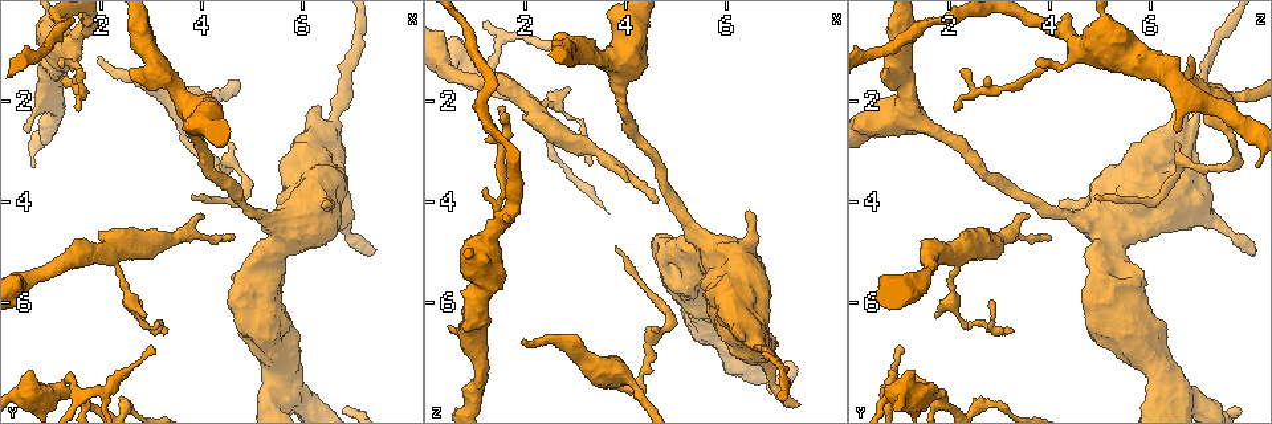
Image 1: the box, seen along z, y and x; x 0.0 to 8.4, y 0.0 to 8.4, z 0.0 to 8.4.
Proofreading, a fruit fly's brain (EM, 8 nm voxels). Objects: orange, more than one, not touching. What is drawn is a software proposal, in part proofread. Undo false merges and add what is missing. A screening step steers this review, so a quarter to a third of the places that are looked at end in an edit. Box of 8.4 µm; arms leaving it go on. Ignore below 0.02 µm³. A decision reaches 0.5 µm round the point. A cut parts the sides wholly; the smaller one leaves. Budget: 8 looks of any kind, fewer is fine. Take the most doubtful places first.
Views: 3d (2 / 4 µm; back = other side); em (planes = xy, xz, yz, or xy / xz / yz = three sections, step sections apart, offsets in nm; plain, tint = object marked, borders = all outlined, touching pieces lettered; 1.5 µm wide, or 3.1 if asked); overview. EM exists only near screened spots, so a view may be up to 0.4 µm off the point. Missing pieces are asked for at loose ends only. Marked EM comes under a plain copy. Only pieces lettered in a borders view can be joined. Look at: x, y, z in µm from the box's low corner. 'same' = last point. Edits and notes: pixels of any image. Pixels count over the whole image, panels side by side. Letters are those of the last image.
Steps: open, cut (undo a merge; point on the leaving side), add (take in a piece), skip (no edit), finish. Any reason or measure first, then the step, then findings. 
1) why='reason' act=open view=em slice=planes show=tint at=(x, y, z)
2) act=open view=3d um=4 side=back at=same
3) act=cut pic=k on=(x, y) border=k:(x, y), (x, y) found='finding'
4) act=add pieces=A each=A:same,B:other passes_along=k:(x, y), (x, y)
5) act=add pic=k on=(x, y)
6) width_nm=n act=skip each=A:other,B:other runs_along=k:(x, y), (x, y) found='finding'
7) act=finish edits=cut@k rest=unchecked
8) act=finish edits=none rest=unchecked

why='thin end' act=open view=3d um=4 at=(3.30, 6.55, 3.30)

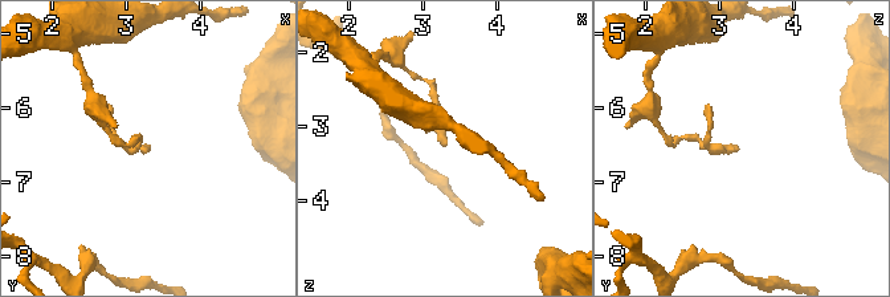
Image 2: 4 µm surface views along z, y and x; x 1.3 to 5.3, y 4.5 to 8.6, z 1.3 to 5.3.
act=open view=em slice=yz step=8 show=tint at=(3.25, 6.60, 3.30)

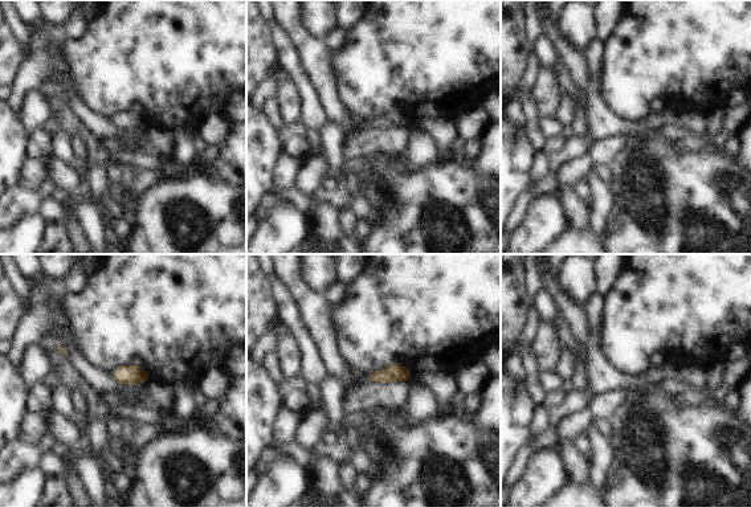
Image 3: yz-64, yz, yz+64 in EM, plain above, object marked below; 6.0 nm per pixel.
why='another direction' act=open view=em slice=planes show=borders at=same

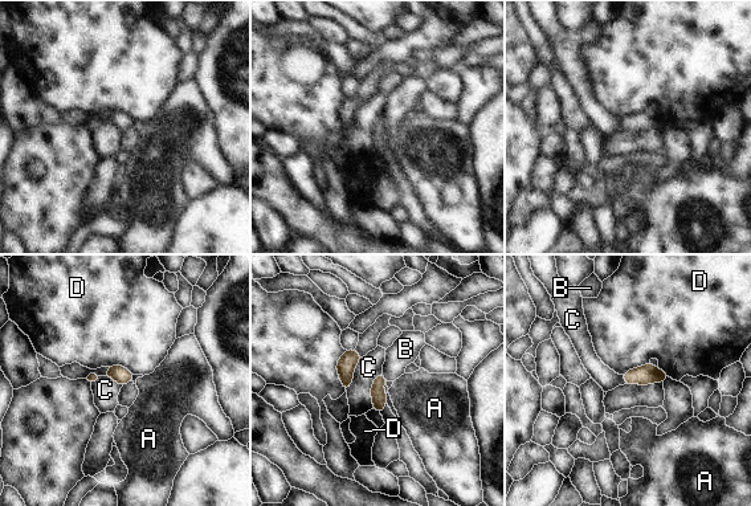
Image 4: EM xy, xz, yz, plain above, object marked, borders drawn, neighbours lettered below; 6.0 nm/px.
act=skip each=A:other,B:other,C:other,D:other border=4:(649, 362), (629, 368), (623, 375) found='none of them fits'

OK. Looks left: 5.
why='small branch off a trunk' act=open view=em slice=yz step=8 show=tint at=(2.20, 5.15, 2.15)

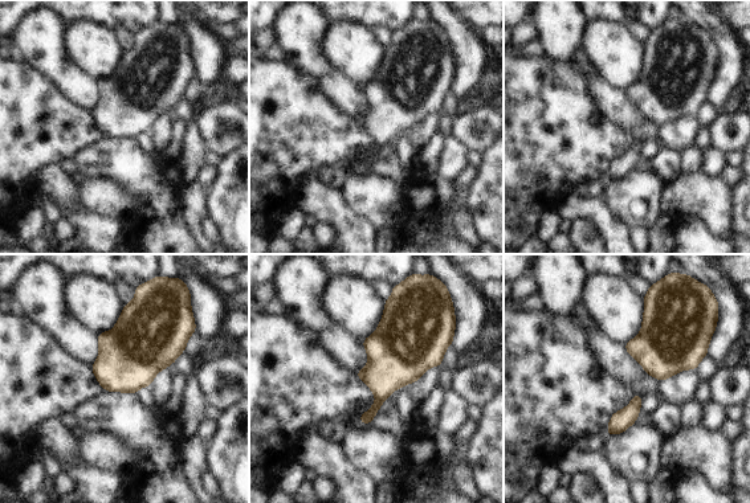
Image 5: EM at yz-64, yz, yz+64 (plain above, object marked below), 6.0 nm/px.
act=open view=em slice=yz step=8 show=borders at=same

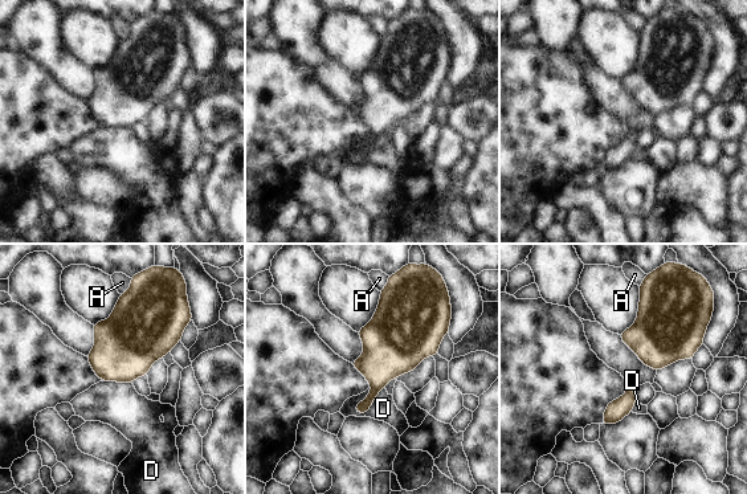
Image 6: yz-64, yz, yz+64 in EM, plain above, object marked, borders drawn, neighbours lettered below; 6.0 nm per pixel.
width_nm=300 act=skip each=A:other,D:other found='one neuron here'

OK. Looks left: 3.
why='branch stops here' act=open view=em slice=xz step=8 show=borders at=(1.60, 1.35, 2.30)

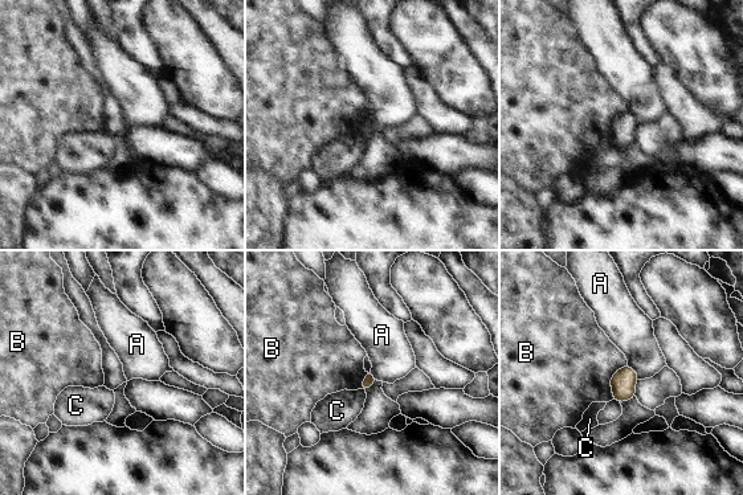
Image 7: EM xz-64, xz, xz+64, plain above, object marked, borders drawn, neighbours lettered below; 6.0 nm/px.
why='cut it another way' act=open view=em slice=planes show=borders at=same

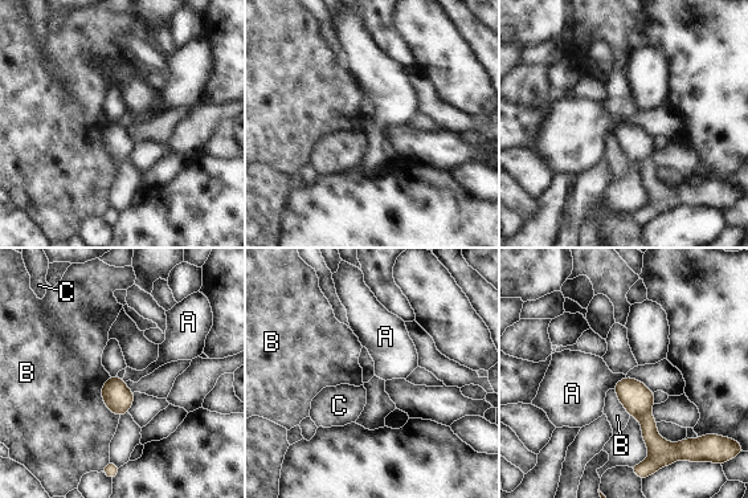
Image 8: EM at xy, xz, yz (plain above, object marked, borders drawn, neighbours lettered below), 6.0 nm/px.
act=skip each=A:other,B:other,C:other border=8:(625, 376), (613, 388) found='no lettered piece goes on from it'

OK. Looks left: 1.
act=finish edits=none rest=unchecked

